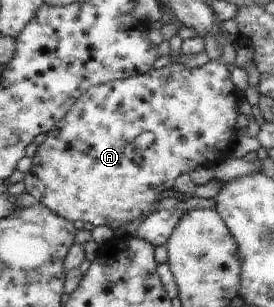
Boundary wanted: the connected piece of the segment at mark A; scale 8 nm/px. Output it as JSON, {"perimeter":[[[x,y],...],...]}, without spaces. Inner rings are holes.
{"perimeter":[[[221,60],[196,69],[173,62],[147,74],[90,88],[37,147],[32,172],[23,179],[25,192],[73,222],[82,220],[119,230],[130,222],[145,220],[167,198],[165,190],[174,189],[175,178],[193,172],[205,160],[217,160],[217,154],[227,150],[231,138],[237,138],[237,116],[244,122],[244,102],[242,96],[237,96],[228,68]],[[145,132],[153,132],[155,140],[145,150],[137,150],[135,140]]]}

